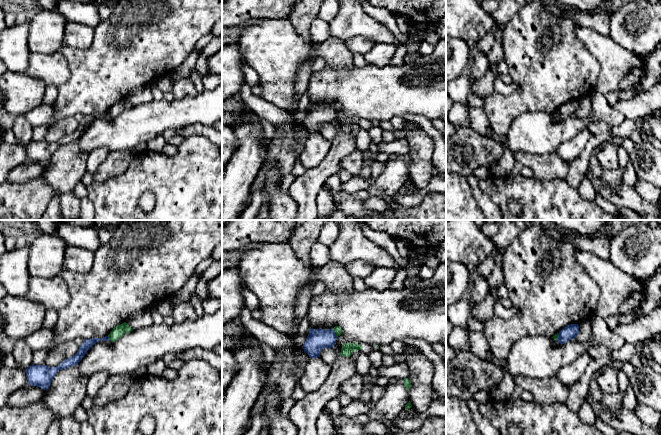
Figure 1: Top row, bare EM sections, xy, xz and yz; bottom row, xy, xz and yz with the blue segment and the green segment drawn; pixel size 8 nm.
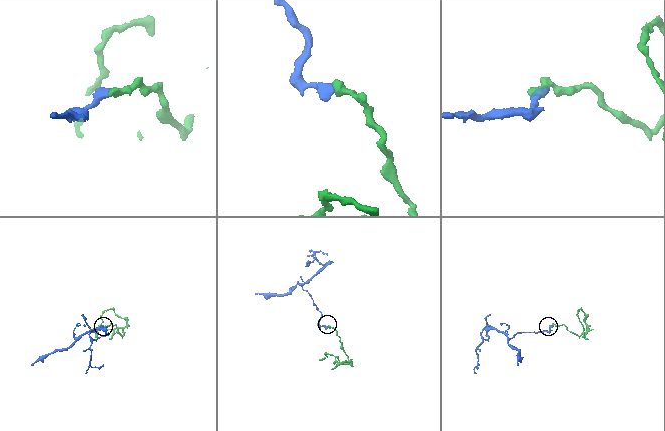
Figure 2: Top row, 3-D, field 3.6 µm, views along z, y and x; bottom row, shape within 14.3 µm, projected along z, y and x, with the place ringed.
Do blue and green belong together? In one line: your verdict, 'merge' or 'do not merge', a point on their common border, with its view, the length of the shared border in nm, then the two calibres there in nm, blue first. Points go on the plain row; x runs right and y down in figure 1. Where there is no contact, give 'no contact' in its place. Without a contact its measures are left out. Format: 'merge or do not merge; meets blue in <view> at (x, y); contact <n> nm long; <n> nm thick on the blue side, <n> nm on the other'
do not merge; meets blue in xz at (334, 109); contact 80 nm long; 170 nm thick on the blue side, 60 nm on the other

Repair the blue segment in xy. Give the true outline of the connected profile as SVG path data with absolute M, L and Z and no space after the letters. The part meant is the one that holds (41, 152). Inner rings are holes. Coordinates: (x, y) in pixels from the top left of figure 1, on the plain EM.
M108 112L104 114L85 115L84 118L79 122L79 126L74 132L65 135L61 138L60 141L56 143L32 140L25 146L28 160L47 166L50 163L52 155L59 146L67 145L71 142L76 142L84 133L86 128L100 116L110 117Z

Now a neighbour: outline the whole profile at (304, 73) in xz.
M306 61L301 64L295 80L295 94L296 99L299 101L301 96L307 91L309 78L311 77L312 61Z

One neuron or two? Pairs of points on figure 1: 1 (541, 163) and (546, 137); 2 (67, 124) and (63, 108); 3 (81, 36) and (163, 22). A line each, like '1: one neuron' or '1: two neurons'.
1: two neurons
2: two neurons
3: two neurons

